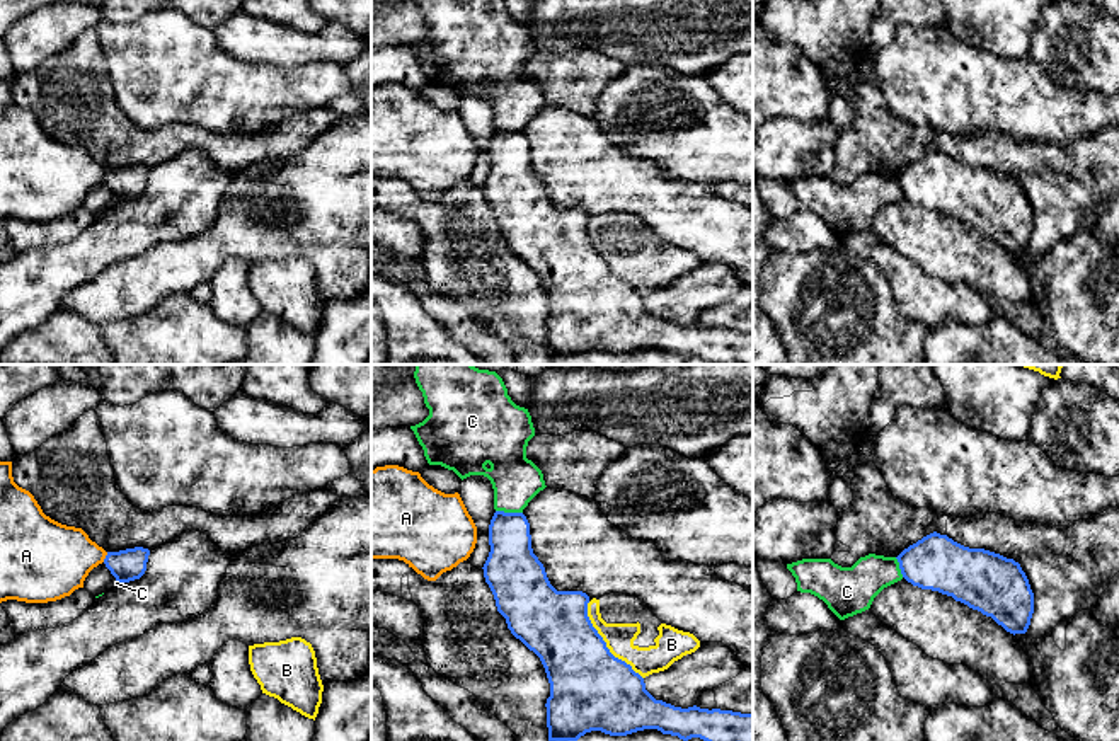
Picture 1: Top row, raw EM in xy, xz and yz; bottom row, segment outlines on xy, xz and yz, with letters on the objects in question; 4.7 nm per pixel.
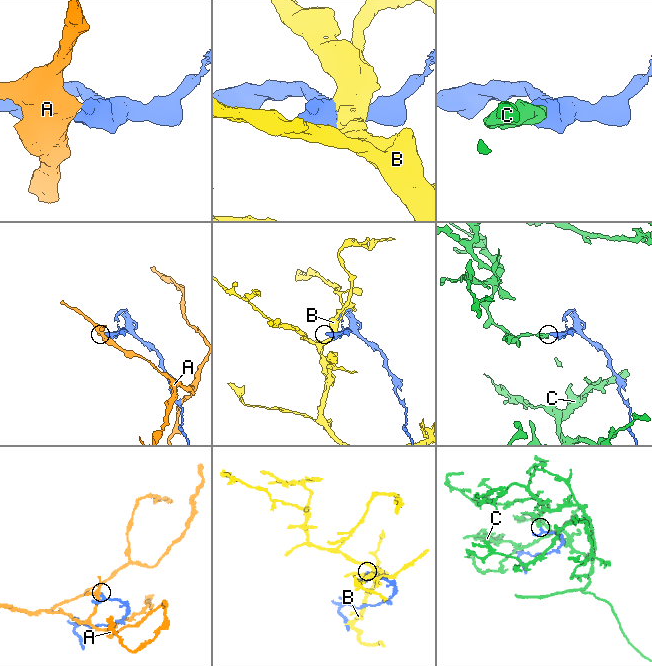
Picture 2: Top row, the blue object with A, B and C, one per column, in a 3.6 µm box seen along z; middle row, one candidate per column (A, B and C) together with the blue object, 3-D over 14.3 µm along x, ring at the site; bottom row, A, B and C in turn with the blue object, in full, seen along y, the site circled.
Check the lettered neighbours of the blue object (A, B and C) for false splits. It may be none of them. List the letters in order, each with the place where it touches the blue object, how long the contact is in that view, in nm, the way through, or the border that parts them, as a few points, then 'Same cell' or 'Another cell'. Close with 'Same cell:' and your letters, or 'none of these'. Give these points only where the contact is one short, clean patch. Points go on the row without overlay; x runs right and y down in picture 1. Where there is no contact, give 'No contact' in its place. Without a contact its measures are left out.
A: Touches blue at xy (106, 176). Shared border 50 nm. Another cell
B: Touches blue at xz (605, 261). Shared border 440 nm. Another cell
C: Touches blue at xz (510, 132). Shared border 130 nm. Boundary: xz (496, 128), (522, 132). Another cell
Same cell: none of these

